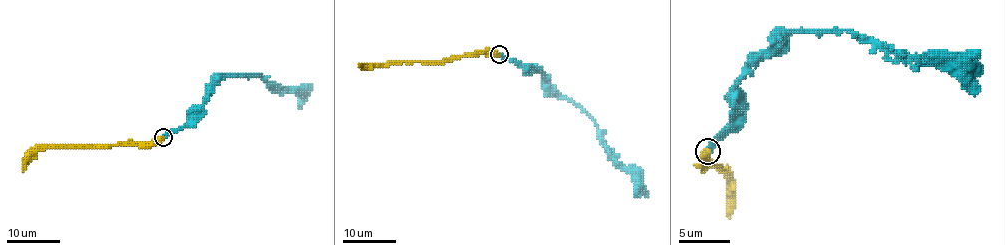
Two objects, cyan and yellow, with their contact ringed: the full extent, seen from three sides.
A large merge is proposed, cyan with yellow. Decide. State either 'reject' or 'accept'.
accept

